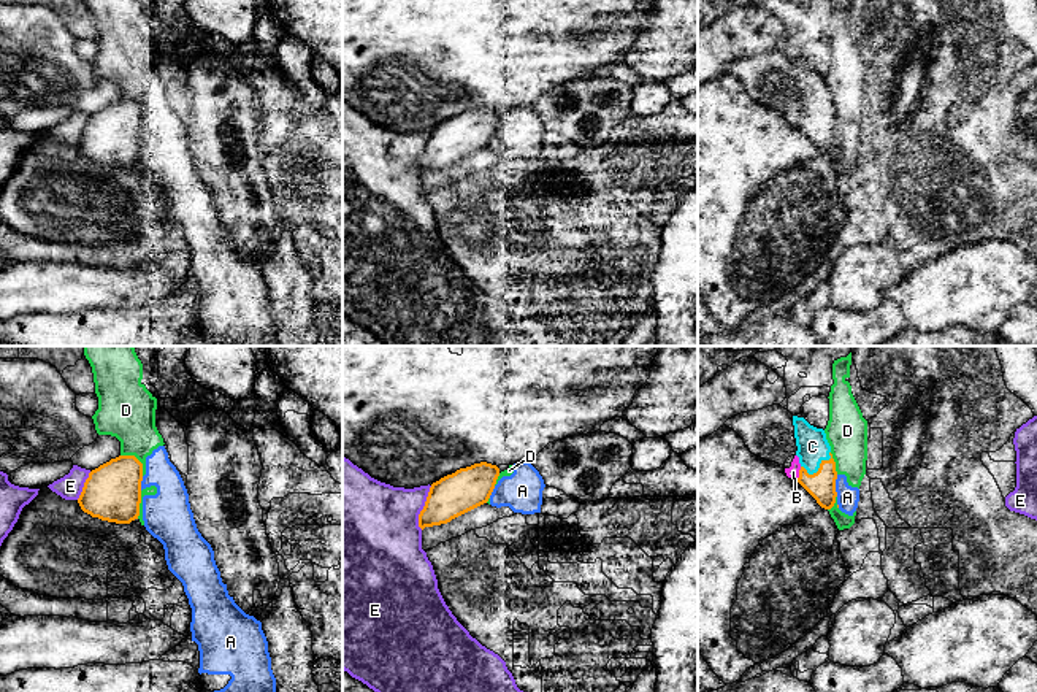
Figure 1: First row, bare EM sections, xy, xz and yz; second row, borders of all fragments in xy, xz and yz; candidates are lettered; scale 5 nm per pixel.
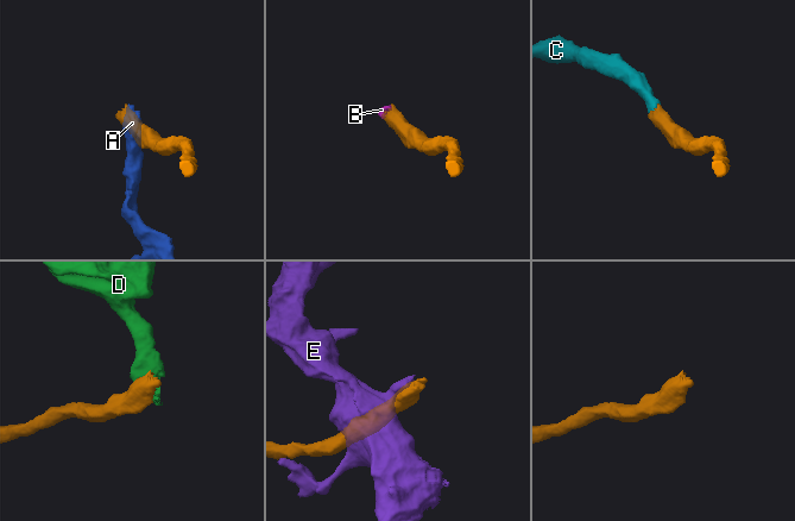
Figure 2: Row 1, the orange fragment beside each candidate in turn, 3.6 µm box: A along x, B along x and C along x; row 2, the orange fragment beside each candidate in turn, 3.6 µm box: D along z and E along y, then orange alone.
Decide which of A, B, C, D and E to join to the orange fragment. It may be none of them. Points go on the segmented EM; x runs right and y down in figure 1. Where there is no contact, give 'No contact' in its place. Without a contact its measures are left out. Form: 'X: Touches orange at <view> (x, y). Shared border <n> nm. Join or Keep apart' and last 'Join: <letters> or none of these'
A: Touches orange at yz (834, 486). Shared border 110 nm. Keep apart
B: Touches orange at yz (799, 473). Shared border 80 nm. Keep apart
C: Touches orange at yz (820, 467). Shared border 170 nm. Join
D: Touches orange at xy (137, 459). Shared border 160 nm. Keep apart
E: Touches orange at xz (424, 508). Shared border 240 nm. Keep apart
Join: C

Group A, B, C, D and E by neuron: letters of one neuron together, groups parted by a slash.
A D / B E / C

